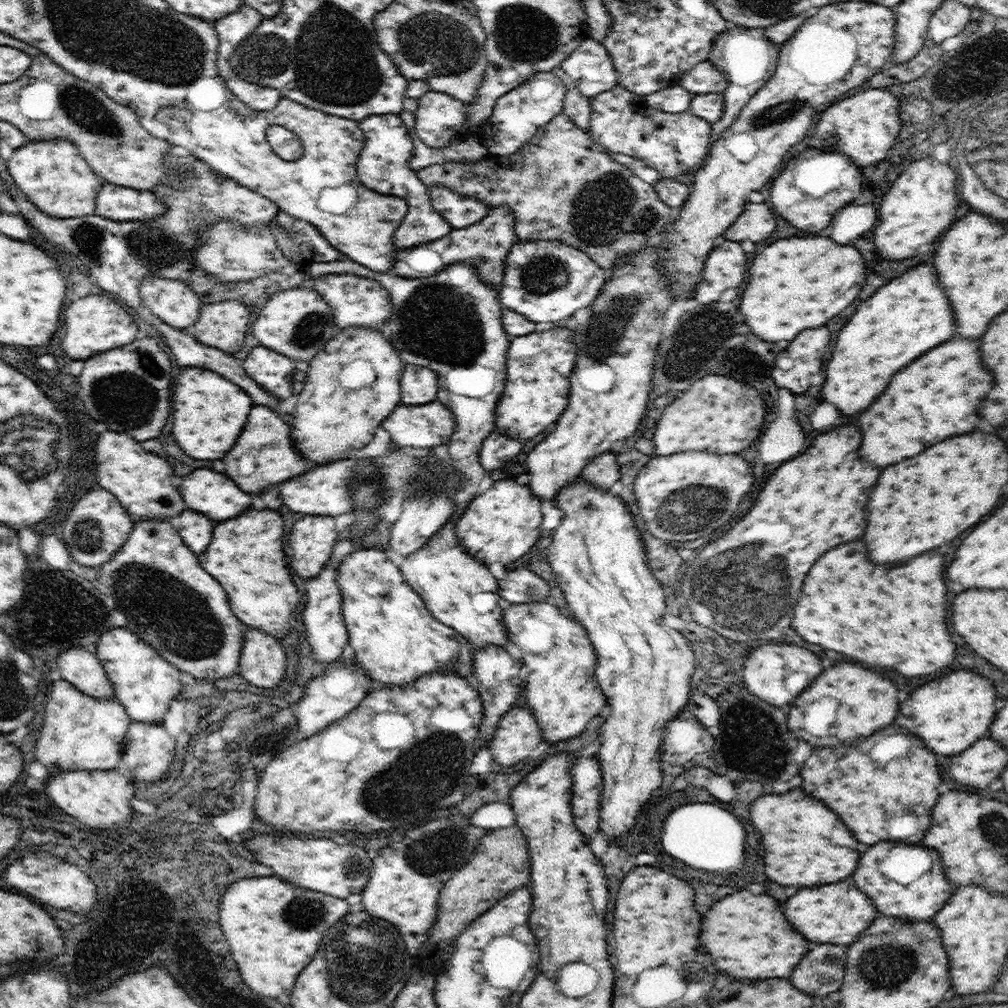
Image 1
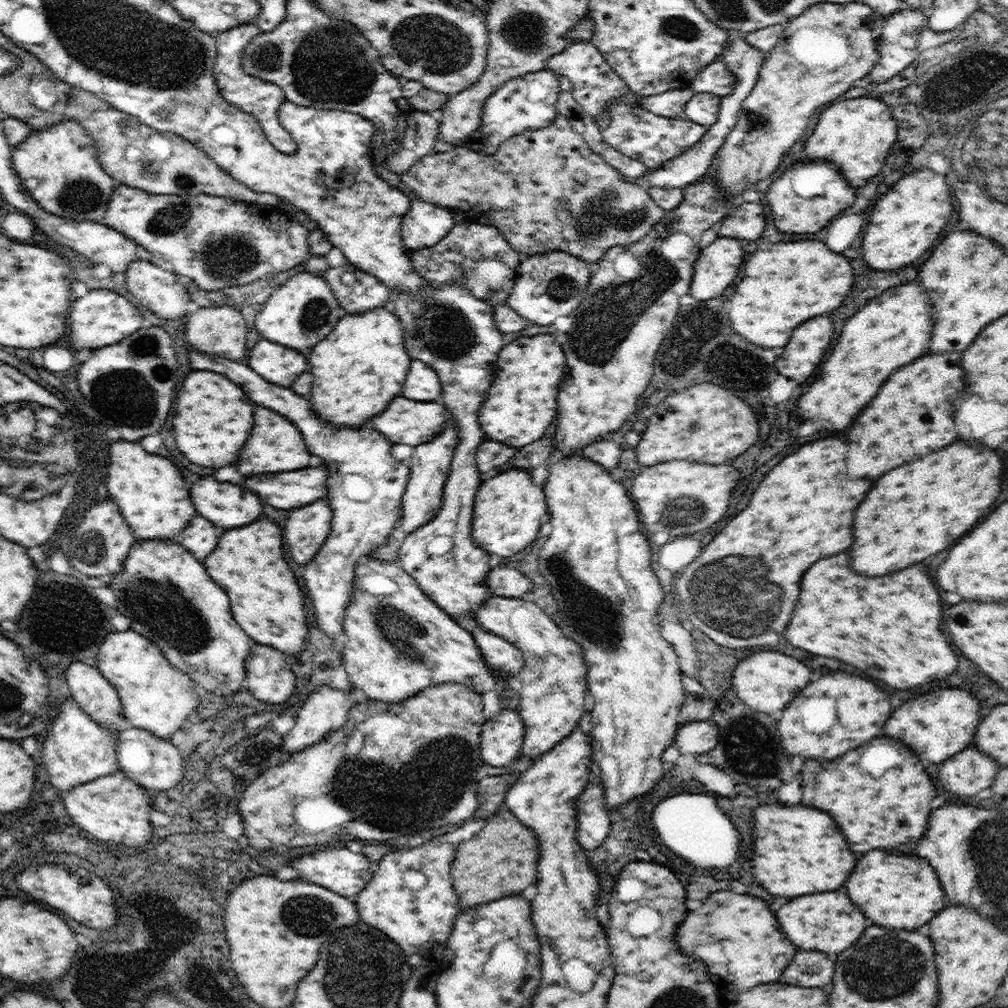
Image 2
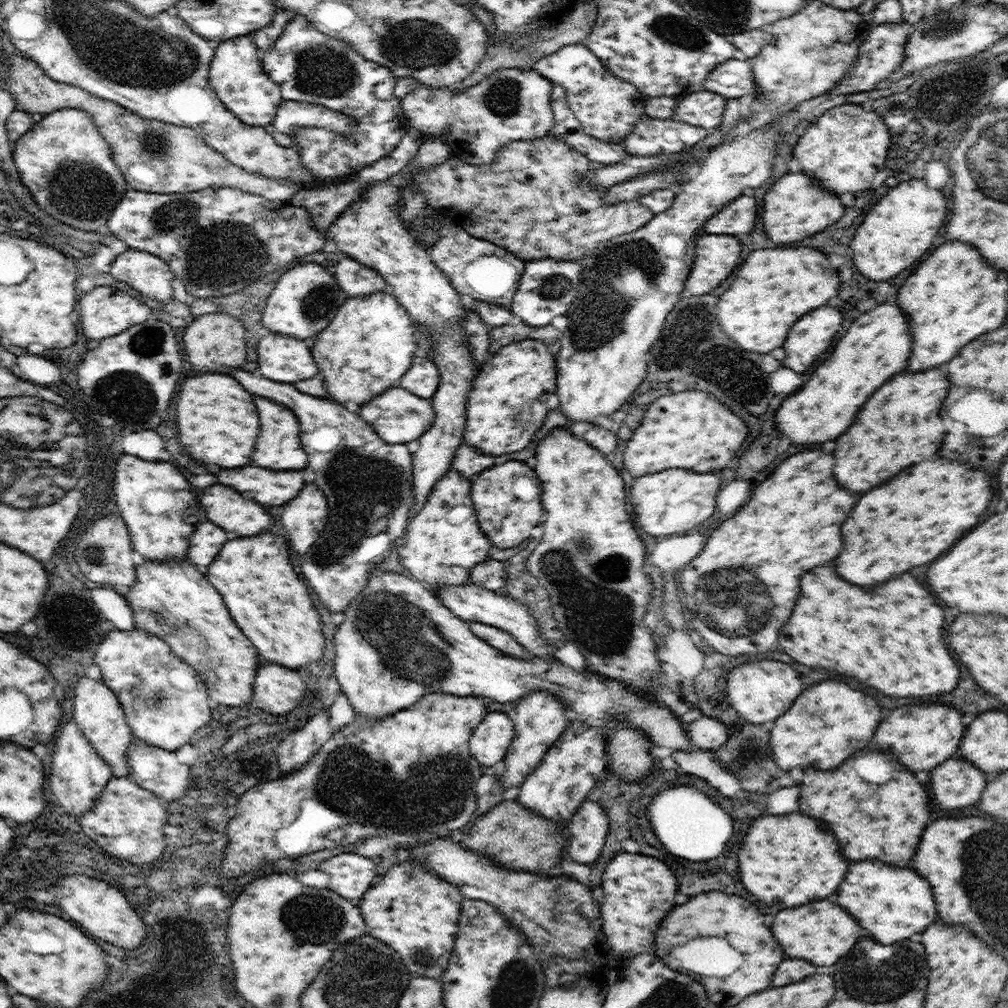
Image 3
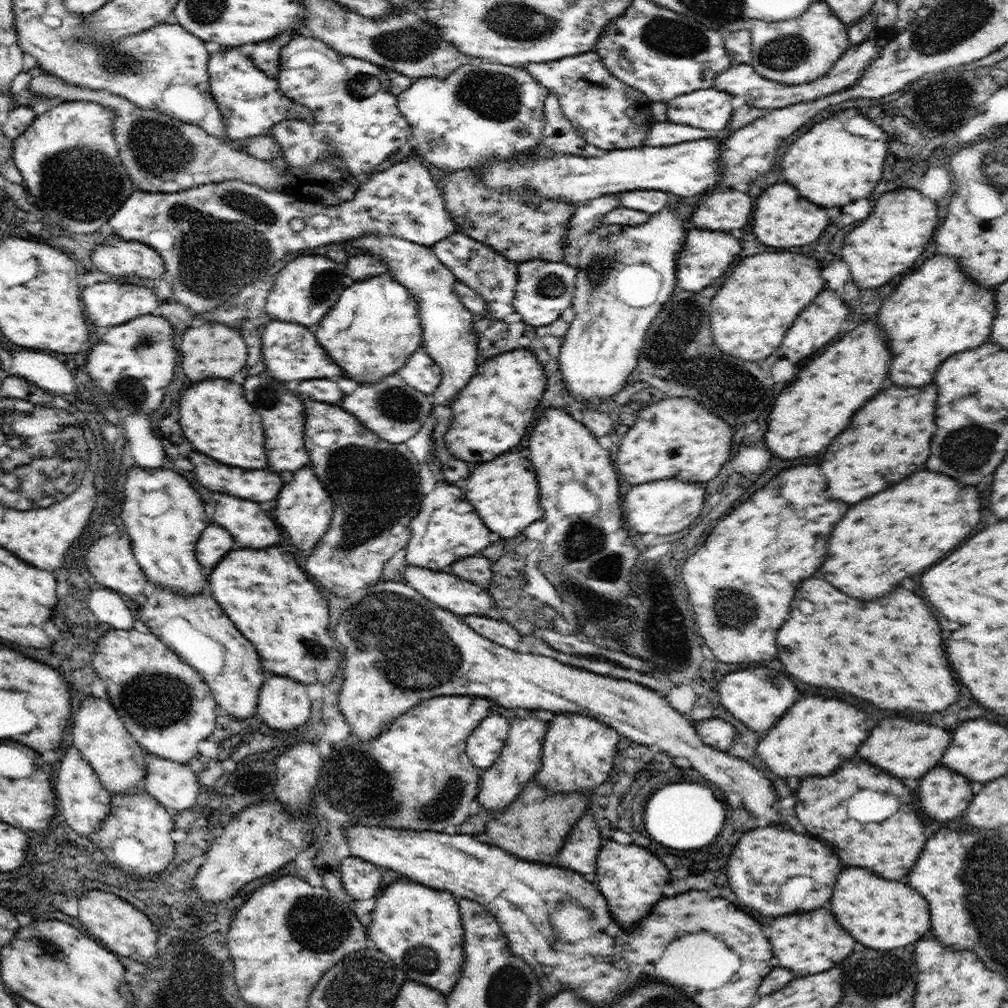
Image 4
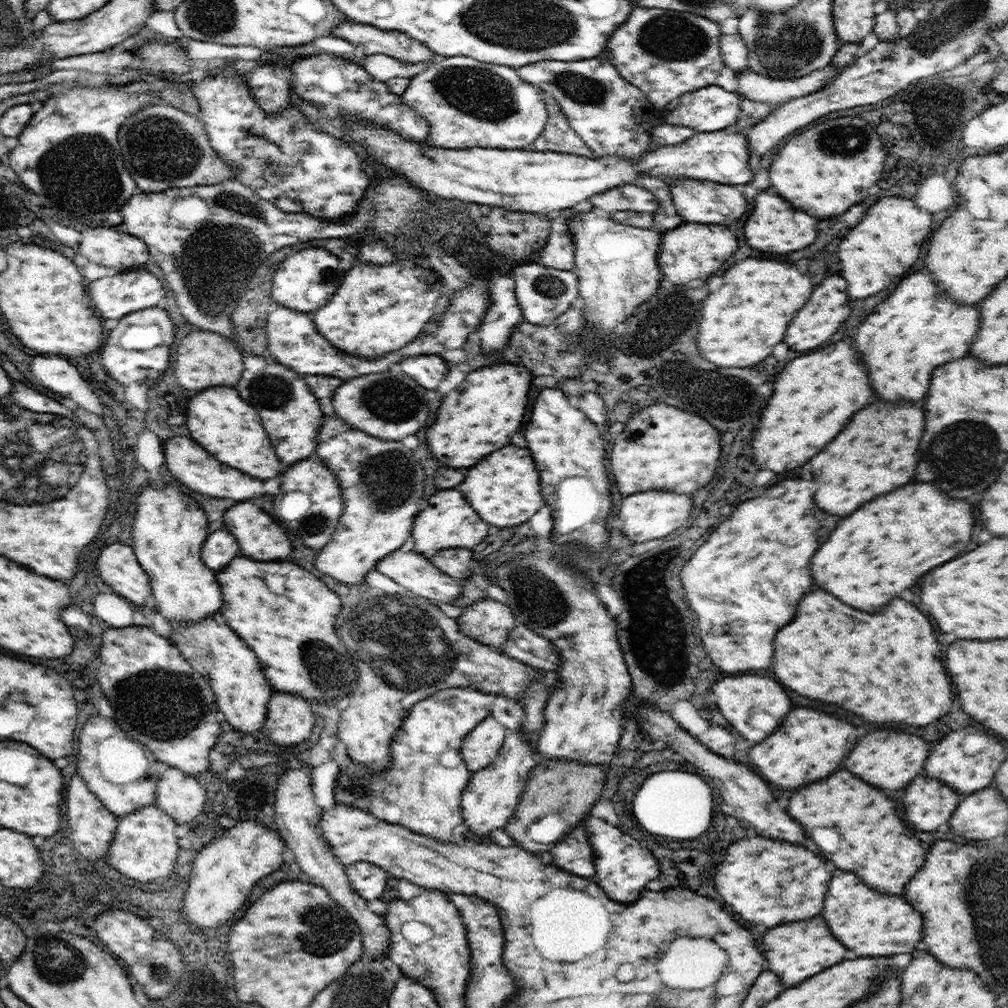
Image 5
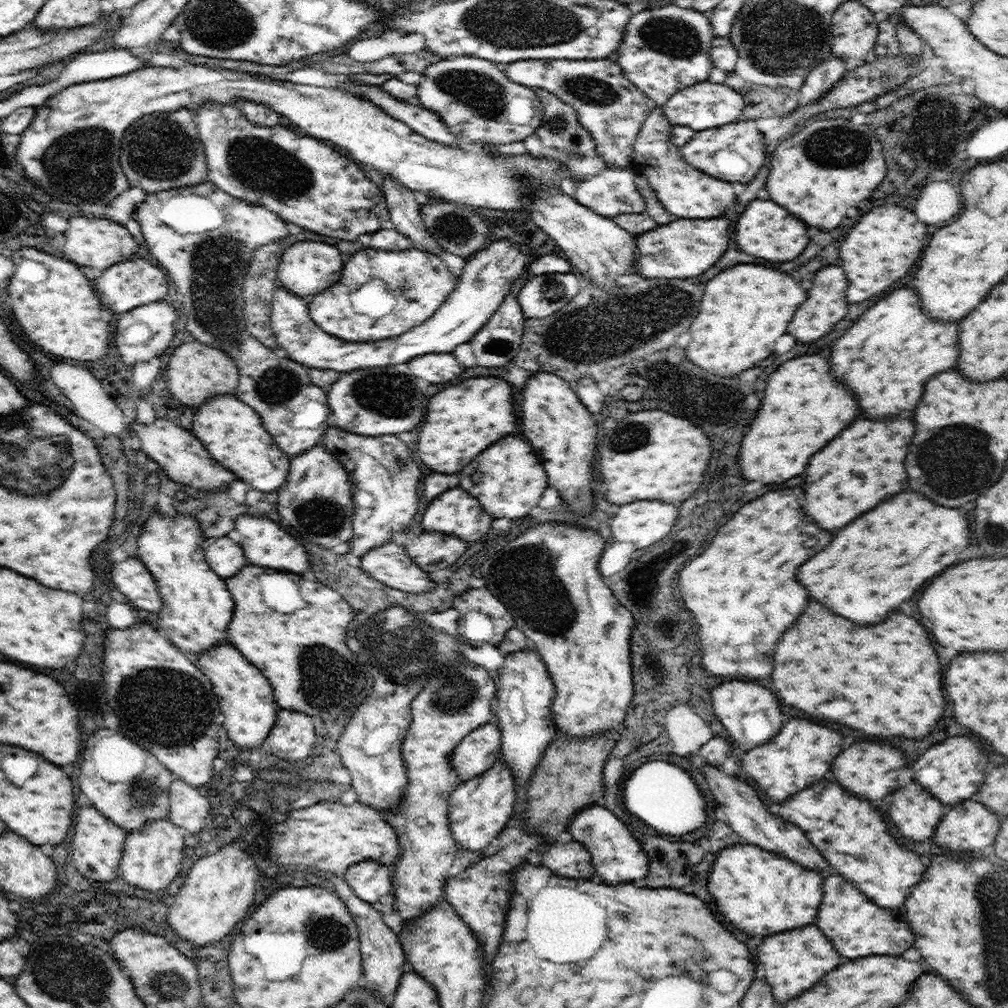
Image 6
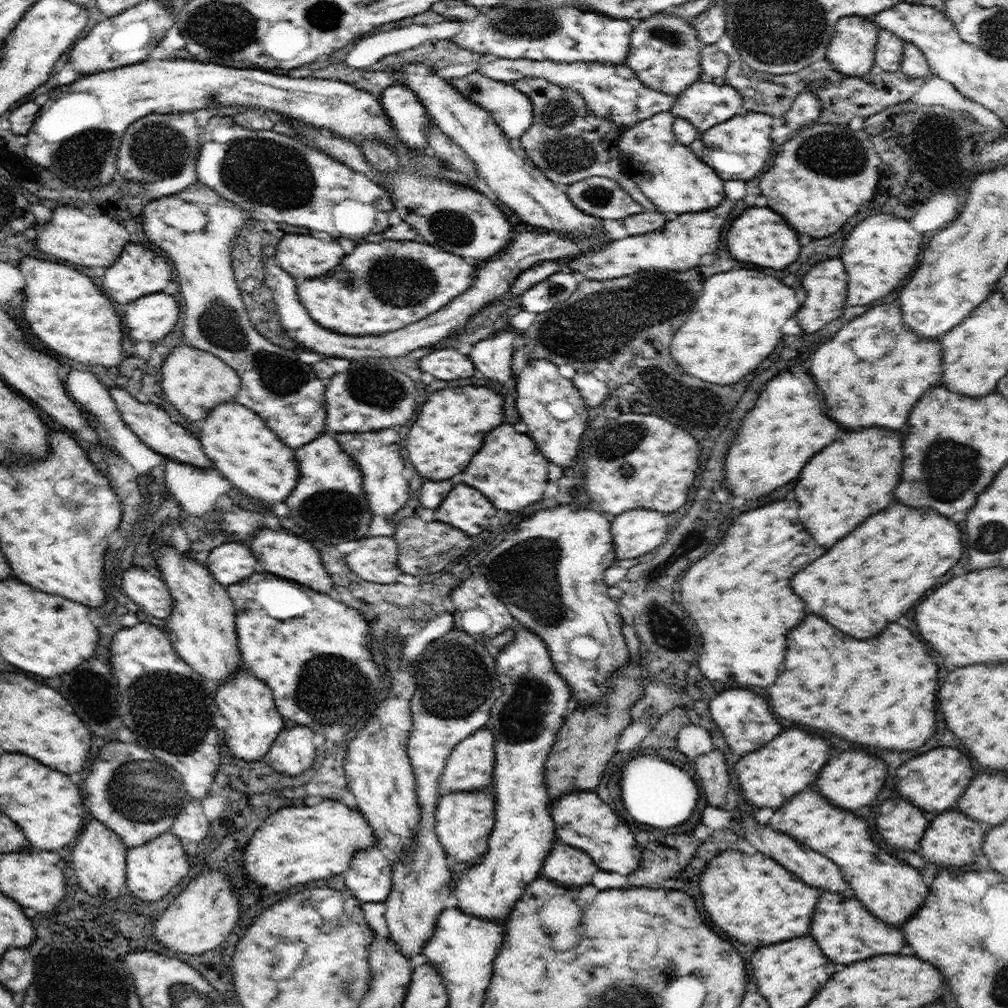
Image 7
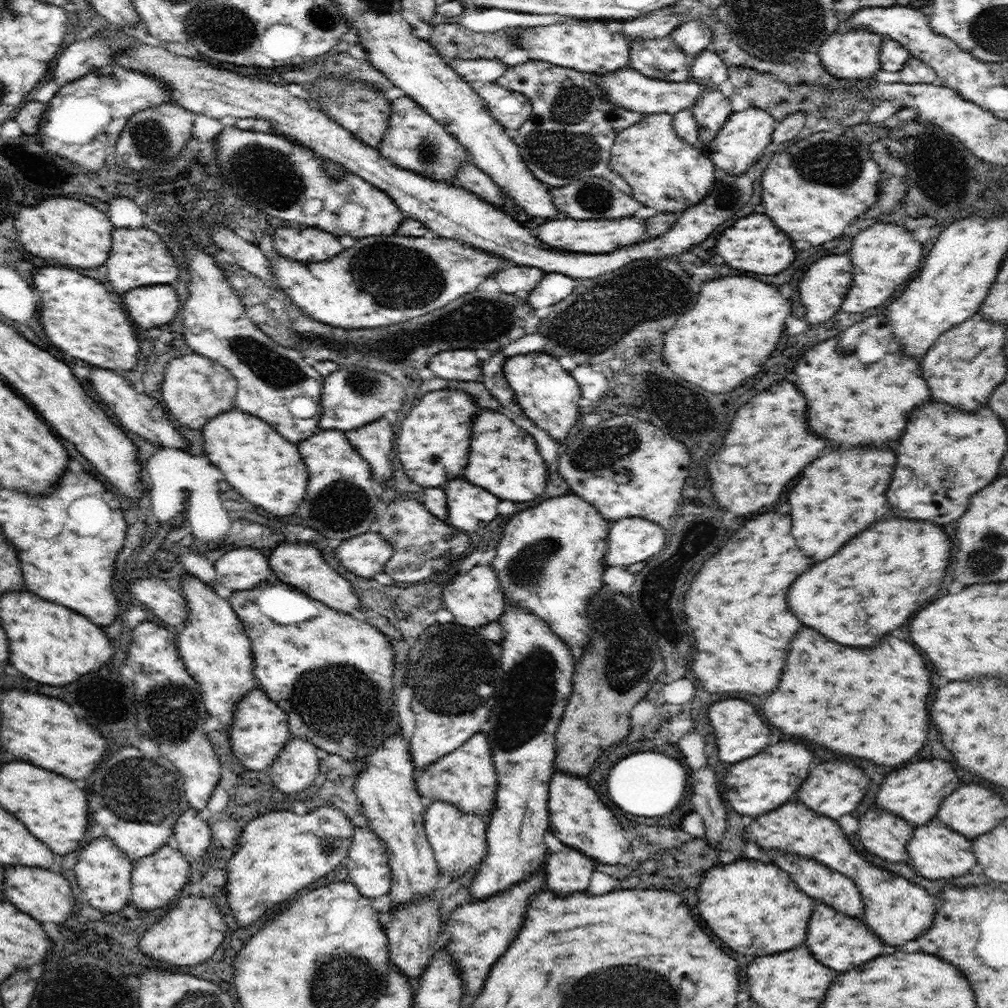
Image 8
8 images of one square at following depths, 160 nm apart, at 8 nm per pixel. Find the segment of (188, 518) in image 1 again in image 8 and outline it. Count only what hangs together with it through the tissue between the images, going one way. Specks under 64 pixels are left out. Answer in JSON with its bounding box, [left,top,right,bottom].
[215,548,272,591]

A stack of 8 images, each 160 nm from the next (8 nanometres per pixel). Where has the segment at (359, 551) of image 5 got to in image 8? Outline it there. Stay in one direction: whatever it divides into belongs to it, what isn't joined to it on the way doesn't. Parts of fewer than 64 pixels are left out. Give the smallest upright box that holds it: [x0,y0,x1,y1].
[346,418,395,489]

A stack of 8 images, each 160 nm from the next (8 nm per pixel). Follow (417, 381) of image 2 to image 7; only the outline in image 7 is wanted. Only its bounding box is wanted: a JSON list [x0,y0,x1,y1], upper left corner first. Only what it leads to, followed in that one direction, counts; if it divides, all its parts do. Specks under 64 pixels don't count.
[420,347,474,380]

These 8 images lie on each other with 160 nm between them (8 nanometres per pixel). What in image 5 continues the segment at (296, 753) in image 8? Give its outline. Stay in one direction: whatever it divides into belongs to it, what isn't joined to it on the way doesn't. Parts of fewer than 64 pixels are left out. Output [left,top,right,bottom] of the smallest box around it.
[262,691,314,746]

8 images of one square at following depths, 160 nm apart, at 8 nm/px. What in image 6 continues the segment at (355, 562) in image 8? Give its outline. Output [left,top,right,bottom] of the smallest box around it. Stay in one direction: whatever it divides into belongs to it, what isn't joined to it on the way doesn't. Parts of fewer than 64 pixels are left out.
[360,541,434,594]

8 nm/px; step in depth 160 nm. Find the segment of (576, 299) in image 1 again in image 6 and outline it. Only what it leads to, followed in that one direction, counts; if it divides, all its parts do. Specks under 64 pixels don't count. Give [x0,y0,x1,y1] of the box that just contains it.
[517,272,579,319]

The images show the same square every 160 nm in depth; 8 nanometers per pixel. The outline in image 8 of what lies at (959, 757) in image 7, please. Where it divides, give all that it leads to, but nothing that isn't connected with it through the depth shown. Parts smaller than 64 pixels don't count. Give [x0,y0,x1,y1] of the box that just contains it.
[876,760,960,826]

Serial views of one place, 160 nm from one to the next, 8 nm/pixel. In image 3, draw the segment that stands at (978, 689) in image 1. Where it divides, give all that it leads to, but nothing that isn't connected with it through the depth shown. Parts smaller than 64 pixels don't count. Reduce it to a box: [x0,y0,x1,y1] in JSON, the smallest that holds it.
[876,704,964,772]

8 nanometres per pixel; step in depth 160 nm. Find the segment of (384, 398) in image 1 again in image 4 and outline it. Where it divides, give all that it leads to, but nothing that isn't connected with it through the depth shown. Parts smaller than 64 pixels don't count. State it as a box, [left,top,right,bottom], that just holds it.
[314,272,421,382]

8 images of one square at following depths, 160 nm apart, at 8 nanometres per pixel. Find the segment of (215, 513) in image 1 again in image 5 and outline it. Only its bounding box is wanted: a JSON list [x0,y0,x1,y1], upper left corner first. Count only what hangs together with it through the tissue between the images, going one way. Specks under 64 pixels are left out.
[224,502,292,562]

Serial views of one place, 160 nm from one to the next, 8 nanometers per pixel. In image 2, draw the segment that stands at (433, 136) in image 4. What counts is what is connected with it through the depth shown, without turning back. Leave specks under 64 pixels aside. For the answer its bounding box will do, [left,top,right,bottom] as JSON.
[466,69,561,155]

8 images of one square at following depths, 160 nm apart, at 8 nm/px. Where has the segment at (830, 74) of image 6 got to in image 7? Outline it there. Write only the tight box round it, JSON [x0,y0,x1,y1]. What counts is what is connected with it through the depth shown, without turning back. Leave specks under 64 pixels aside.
[783,88,823,132]

